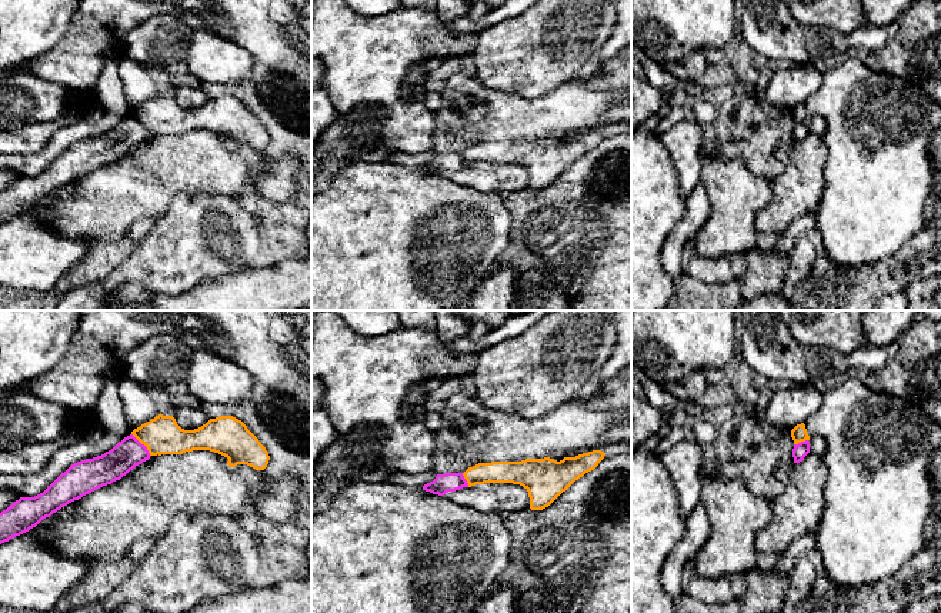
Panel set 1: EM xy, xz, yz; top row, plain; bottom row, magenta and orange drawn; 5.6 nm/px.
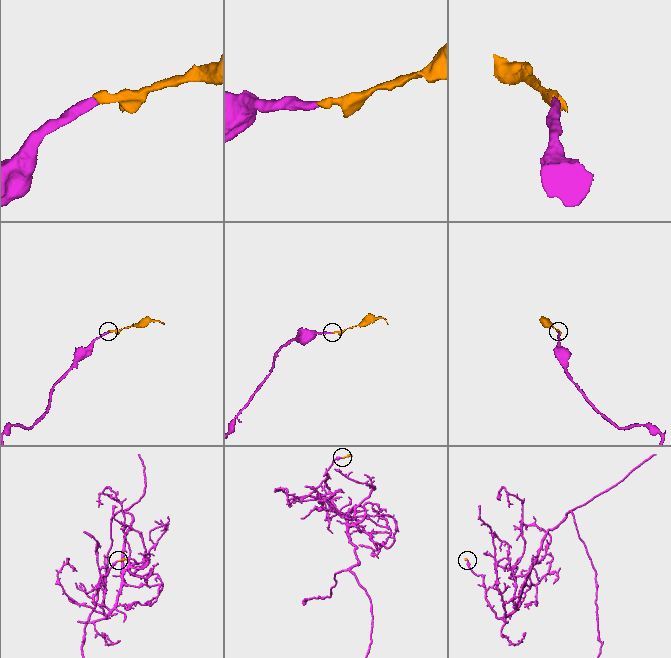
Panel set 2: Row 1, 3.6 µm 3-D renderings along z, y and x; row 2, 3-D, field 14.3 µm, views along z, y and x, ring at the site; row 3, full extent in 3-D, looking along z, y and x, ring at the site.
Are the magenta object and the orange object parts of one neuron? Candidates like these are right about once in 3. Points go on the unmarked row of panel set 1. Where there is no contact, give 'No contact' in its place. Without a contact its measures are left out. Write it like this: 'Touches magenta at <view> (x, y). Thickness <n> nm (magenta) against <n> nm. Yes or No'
Touches magenta at xy (143, 125). Thickness 170 nm (magenta) against 220 nm. No

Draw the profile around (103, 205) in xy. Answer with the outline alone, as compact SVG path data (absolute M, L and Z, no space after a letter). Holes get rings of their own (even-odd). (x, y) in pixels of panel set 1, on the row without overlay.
M210 130L150 136L120 160L53 193L50 204L39 203L39 217L56 234L71 240L114 241L127 236L139 219L161 219L177 194L218 194L240 200L247 190L254 190L274 206L290 200L298 189L301 171L301 161L294 154L273 161L264 150L247 144L230 147L227 141L227 137Z

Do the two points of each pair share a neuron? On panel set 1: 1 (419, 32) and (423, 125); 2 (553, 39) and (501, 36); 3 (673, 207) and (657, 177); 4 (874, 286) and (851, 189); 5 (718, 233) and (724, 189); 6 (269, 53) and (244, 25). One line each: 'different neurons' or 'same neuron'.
1: same neuron
2: same neuron
3: same neuron
4: different neurons
5: same neuron
6: same neuron

